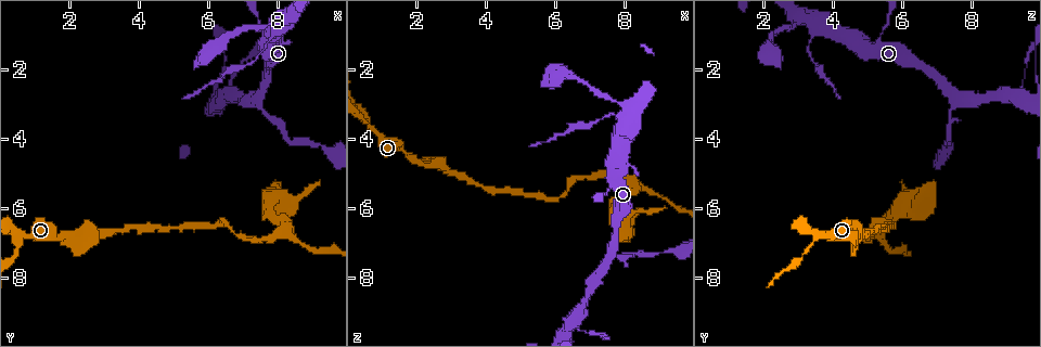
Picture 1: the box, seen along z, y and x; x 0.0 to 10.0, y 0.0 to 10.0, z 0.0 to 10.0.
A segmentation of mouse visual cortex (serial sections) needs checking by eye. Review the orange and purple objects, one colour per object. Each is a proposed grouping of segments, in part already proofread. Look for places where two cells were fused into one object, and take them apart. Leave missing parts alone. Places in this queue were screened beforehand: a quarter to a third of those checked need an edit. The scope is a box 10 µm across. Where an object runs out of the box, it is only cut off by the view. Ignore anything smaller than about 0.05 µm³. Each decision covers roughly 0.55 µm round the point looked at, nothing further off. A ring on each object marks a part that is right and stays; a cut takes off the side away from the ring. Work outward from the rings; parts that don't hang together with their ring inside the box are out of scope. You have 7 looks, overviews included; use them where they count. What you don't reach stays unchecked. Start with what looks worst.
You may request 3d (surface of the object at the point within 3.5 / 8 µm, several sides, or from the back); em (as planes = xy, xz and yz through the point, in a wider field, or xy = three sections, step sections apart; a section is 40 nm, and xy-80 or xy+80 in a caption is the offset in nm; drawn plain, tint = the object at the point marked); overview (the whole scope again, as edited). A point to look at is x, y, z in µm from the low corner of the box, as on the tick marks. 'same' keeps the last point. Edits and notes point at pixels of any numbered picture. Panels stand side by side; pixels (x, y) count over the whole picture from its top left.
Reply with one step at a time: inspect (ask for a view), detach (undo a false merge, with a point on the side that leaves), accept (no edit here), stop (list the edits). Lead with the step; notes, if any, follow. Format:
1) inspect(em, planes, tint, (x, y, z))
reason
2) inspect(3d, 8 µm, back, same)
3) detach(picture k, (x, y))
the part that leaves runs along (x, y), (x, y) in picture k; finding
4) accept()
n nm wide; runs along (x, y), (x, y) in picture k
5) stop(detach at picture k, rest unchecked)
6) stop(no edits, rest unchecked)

inspect(3d, 8 µm, (7.40, 1.75, 3.45))
narrows sharply

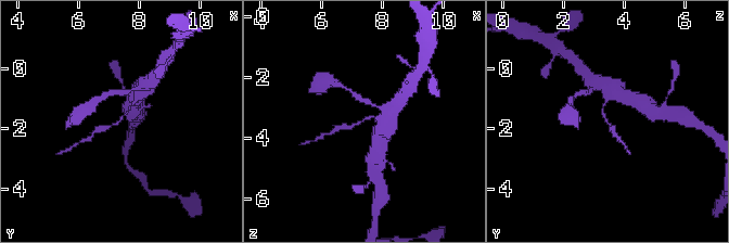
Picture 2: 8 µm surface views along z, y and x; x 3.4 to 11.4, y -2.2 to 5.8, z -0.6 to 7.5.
inspect(3d, 3.5 µm, same)

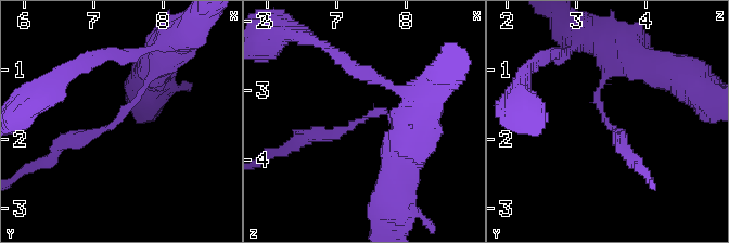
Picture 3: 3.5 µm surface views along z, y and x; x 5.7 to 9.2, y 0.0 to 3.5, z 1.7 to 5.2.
inspect(em, xy, step 3, tint, (7.35, 1.70, 3.40))

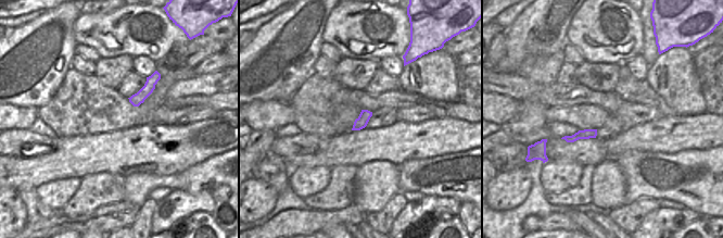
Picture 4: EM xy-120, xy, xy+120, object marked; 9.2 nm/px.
detach(picture 3, (343, 129))
the part that leaves runs along (372, 113), (298, 144) in picture 3; two cells meet here

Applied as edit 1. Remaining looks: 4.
inspect(overview)
redraw

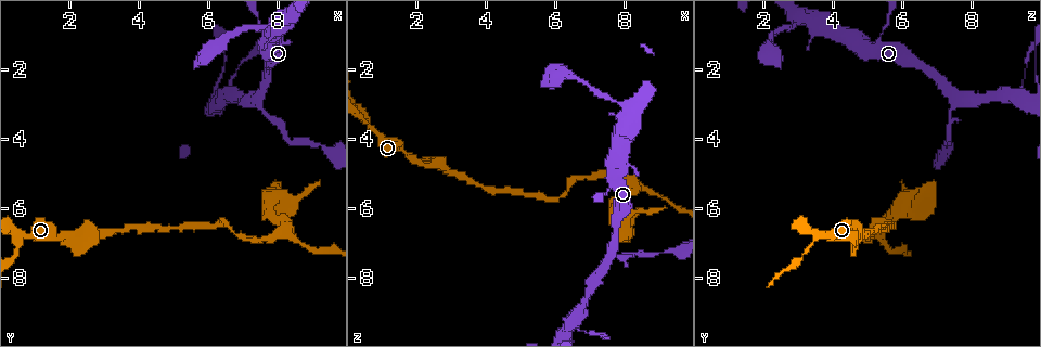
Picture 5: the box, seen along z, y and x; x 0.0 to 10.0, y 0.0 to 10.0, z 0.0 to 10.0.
inspect(3d, 3.5 µm, (7.40, 2.75, 7.60))
a narrow waist

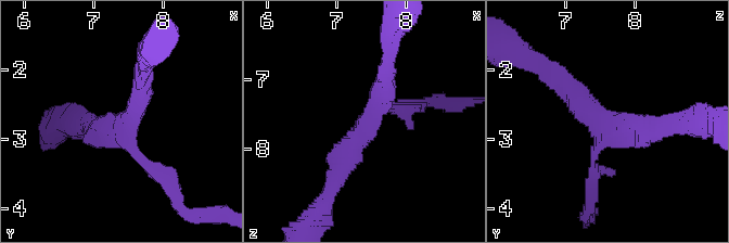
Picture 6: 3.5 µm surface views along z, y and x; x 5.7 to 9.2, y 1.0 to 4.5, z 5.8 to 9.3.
inspect(em, xy, step 3, tint, (7.45, 2.75, 7.60))
3 arms; arms of 150, 300, 350 nm

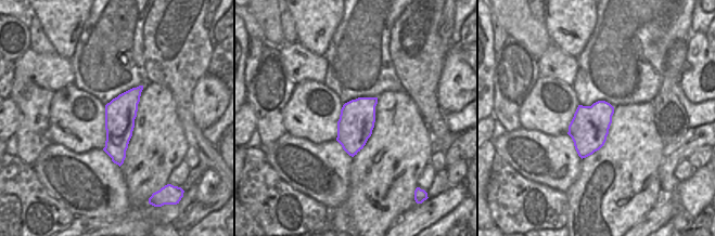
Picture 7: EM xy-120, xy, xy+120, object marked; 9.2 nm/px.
accept()
320 nm wide; runs along (385, 73), (379, 105), (335, 181) in picture 6; all the same cell

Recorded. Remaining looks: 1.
stop(detach at picture 3, rest unchecked)

